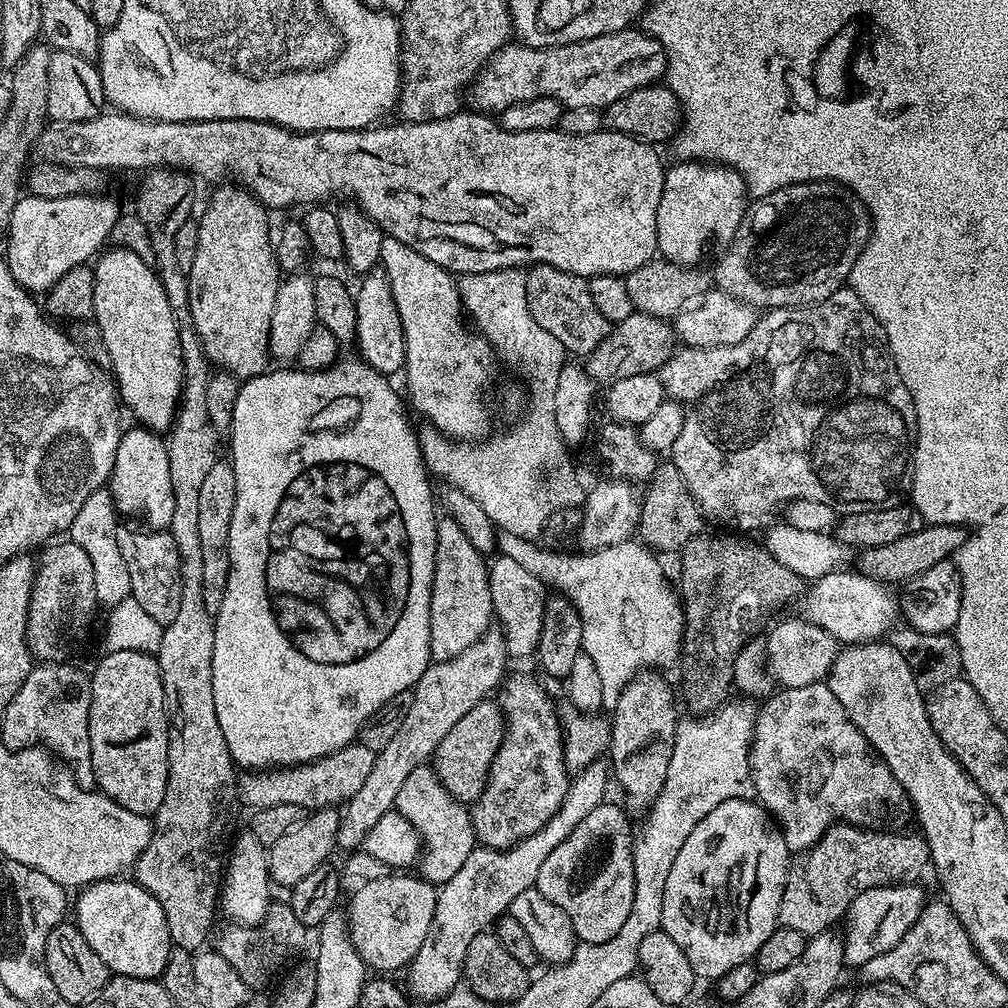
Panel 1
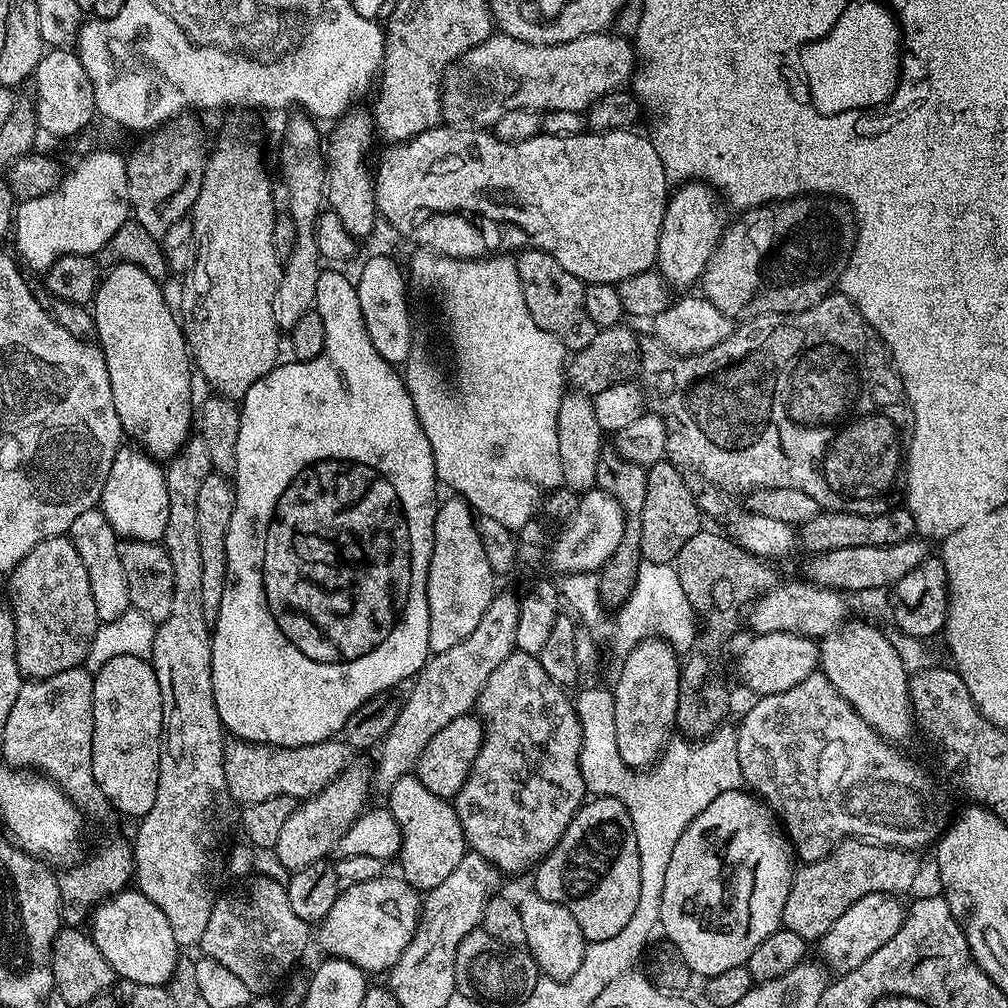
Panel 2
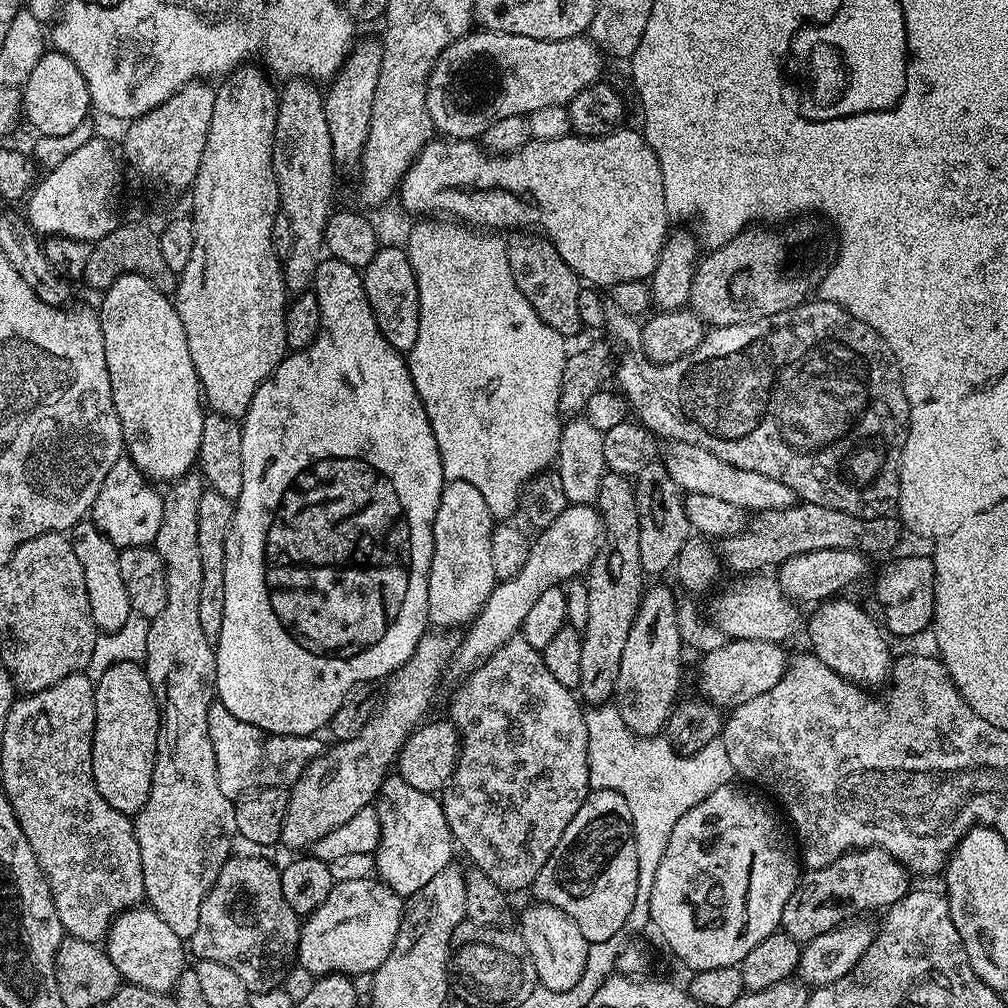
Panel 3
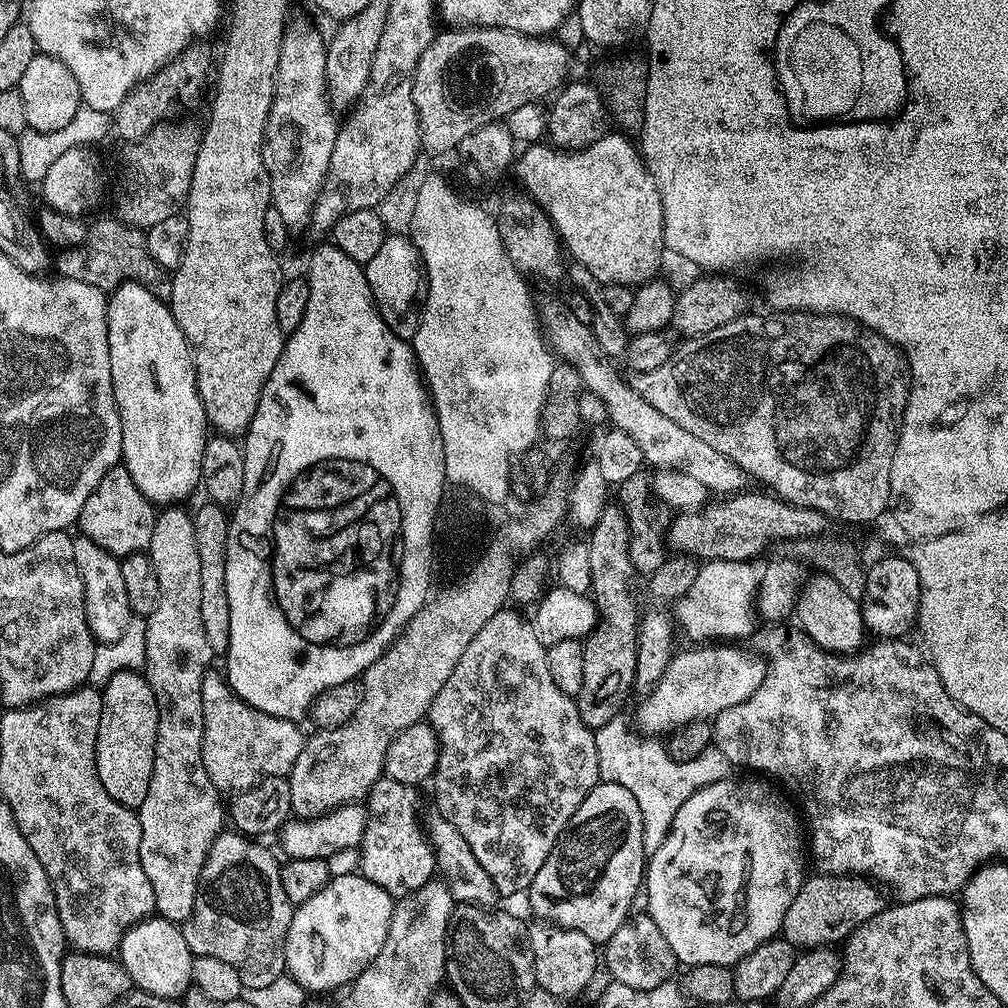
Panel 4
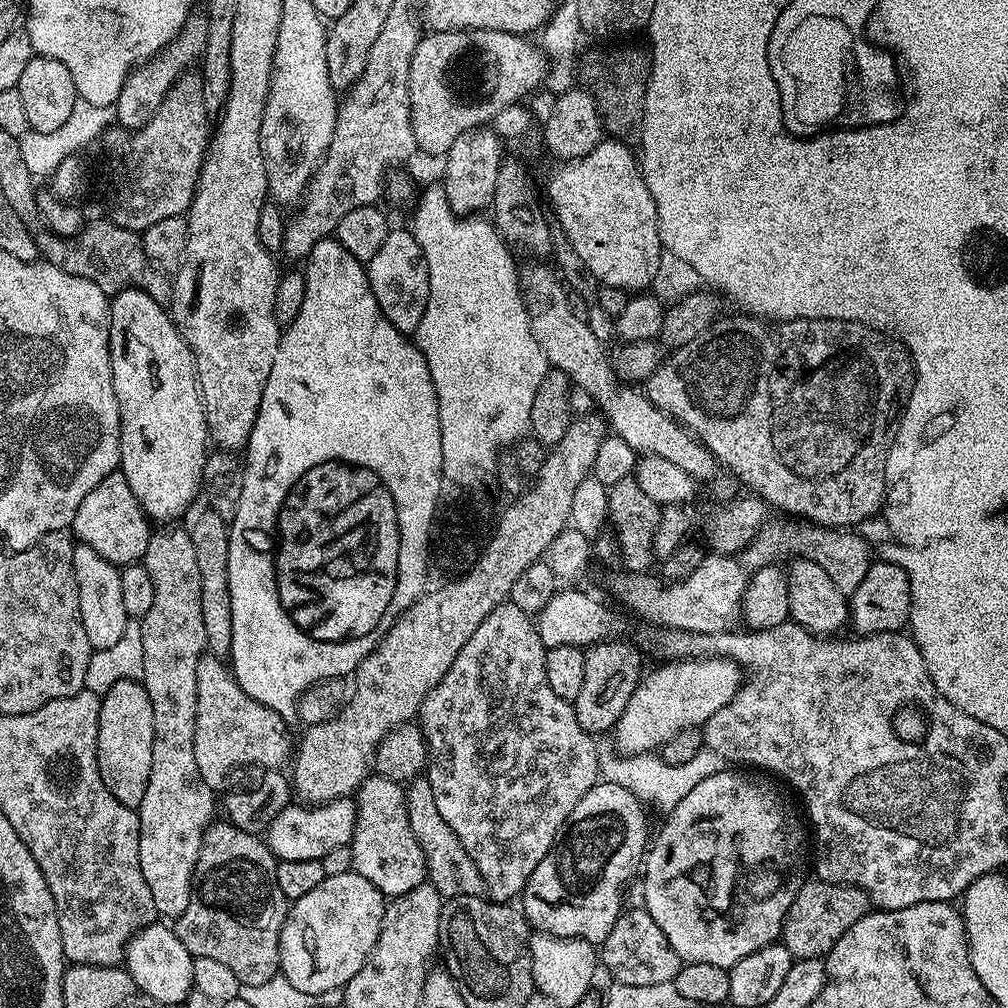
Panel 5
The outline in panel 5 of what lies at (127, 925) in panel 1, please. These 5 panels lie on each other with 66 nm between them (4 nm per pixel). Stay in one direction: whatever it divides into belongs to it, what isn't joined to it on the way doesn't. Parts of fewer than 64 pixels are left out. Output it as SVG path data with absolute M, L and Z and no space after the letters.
M153 922L141 932L136 933L128 943L126 967L132 981L143 995L170 1006L183 1005L193 992L194 958L178 938L178 934L164 922Z

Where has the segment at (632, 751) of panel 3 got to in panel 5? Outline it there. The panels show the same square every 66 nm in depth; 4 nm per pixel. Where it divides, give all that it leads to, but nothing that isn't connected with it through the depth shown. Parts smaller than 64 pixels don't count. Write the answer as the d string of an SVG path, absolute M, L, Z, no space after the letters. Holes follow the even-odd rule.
M707 746L701 748L698 754L694 754L690 758L690 762L682 762L681 764L673 764L665 759L665 757L664 761L662 757L656 756L660 754L653 754L652 752L641 752L633 755L631 759L621 759L619 755L611 755L601 755L600 776L607 783L621 784L624 788L631 788L633 794L641 802L648 806L653 804L661 814L672 812L674 806L678 806L678 802L682 802L682 798L686 798L686 794L690 794L690 790L694 790L694 786L698 786L698 782L706 782L706 778L723 772L726 768L724 759L714 750L707 748ZM628 760L632 760L632 764ZM632 768L636 771L636 777L633 780Z

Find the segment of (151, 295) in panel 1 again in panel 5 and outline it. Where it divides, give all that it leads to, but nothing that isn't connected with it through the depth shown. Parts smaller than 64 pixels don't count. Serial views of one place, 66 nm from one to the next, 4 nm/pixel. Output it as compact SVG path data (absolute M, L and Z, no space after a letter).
M127 288L125 292L115 293L110 300L110 315L108 317L110 326L110 362L112 363L112 381L114 382L114 394L118 402L120 411L120 467L126 482L130 482L130 490L134 490L134 498L142 506L142 510L148 515L152 522L176 522L180 515L192 504L192 499L199 497L202 492L203 464L210 453L210 437L208 434L208 423L204 417L204 404L200 401L200 386L196 382L196 359L192 356L192 351L188 349L188 343L180 336L180 331L176 329L176 323L172 320L169 309L165 305L154 302L150 294L142 290Z

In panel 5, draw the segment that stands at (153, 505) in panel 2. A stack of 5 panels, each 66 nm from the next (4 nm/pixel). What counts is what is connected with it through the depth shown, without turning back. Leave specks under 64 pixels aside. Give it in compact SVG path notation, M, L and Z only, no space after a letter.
M111 472L86 498L82 498L82 506L78 506L78 514L74 514L70 532L79 543L90 546L106 562L123 566L143 561L146 546L150 542L154 528L148 515L142 510L138 498L134 498L134 490L130 490L130 482L126 482L123 472Z

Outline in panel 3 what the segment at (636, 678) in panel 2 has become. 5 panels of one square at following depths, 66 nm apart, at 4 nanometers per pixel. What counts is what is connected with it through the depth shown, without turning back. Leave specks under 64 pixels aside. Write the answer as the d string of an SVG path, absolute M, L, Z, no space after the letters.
M664 584L647 589L640 609L630 626L630 638L626 638L626 650L622 650L622 670L618 670L618 682L614 703L620 711L622 722L635 736L647 738L659 736L665 731L668 716L677 703L680 692L680 627L678 626L678 596Z

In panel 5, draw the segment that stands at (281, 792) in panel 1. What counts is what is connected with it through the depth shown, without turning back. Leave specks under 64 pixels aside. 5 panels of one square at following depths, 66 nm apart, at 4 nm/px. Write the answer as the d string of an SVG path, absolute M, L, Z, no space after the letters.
M205 654L198 662L198 688L196 690L196 725L194 726L194 758L198 761L198 771L202 773L202 778L206 782L206 786L210 786L213 790L220 790L220 787L228 780L231 772L236 772L239 768L248 768L253 764L259 770L280 770L289 763L290 757L294 752L294 740L288 737L288 728L284 725L285 717L279 712L270 710L266 706L262 706L258 702L254 702L254 698L250 698L250 694L246 694L242 690L242 686L238 686L238 682L233 678L229 665L225 663L221 657L211 654Z

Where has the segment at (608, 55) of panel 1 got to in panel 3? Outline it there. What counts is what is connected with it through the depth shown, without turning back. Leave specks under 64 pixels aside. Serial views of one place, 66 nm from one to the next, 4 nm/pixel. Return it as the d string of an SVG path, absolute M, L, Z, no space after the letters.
M473 30L458 38L432 61L426 110L441 137L470 140L483 137L494 122L511 116L527 117L542 106L567 106L582 90L601 79L601 49L587 35L539 40L518 34Z

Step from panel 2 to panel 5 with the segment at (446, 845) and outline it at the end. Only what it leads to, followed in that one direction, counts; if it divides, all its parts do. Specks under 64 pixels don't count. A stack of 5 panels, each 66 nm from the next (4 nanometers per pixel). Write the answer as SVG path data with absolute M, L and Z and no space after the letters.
M369 774L354 793L356 801L356 825L352 835L352 871L374 886L386 898L401 896L425 883L428 867L410 830L410 818L406 814L405 787L399 780L391 780L379 774Z

